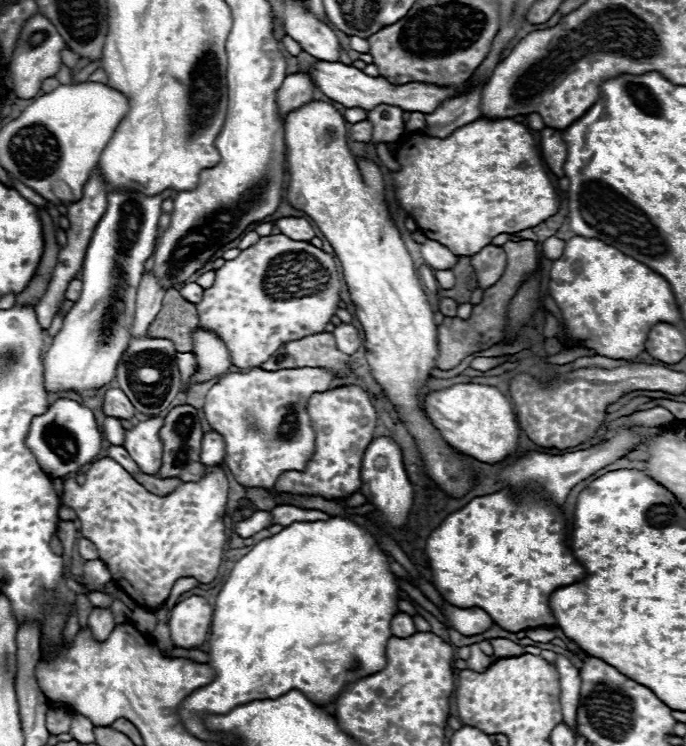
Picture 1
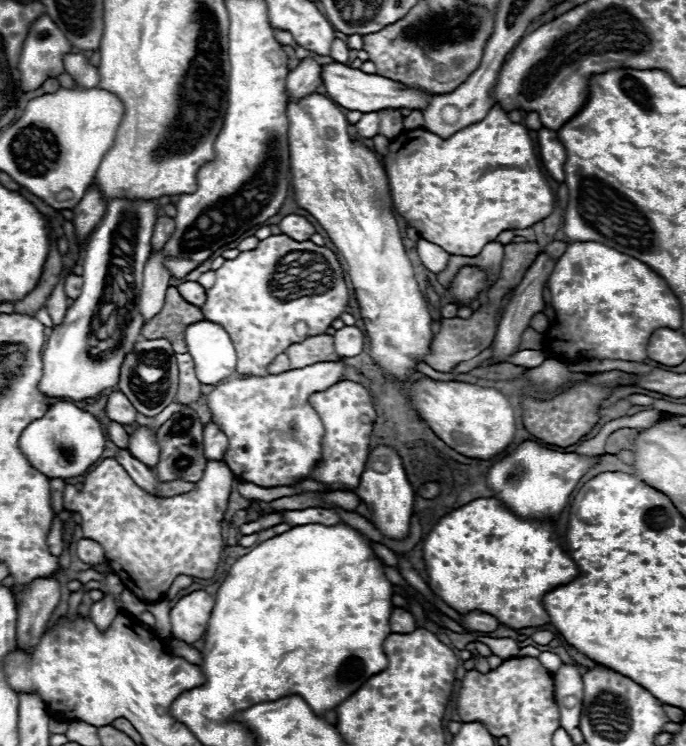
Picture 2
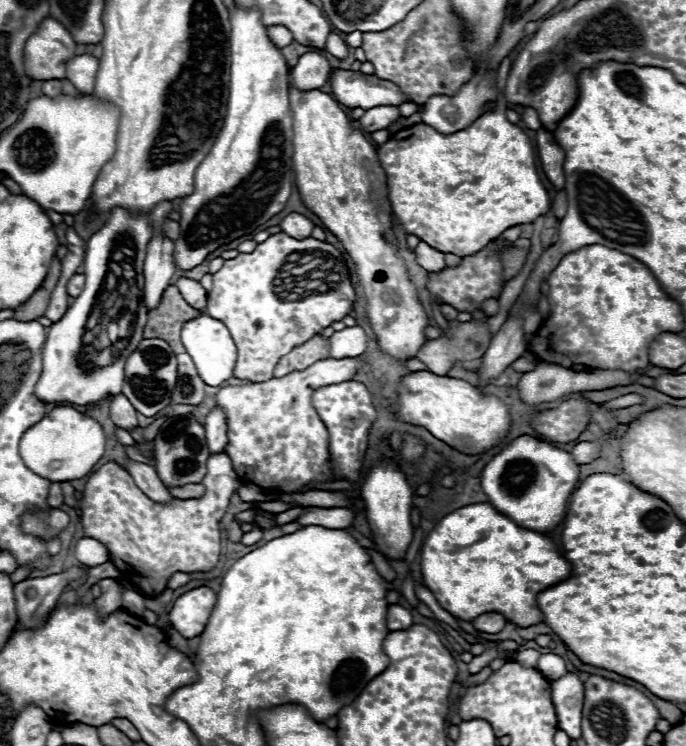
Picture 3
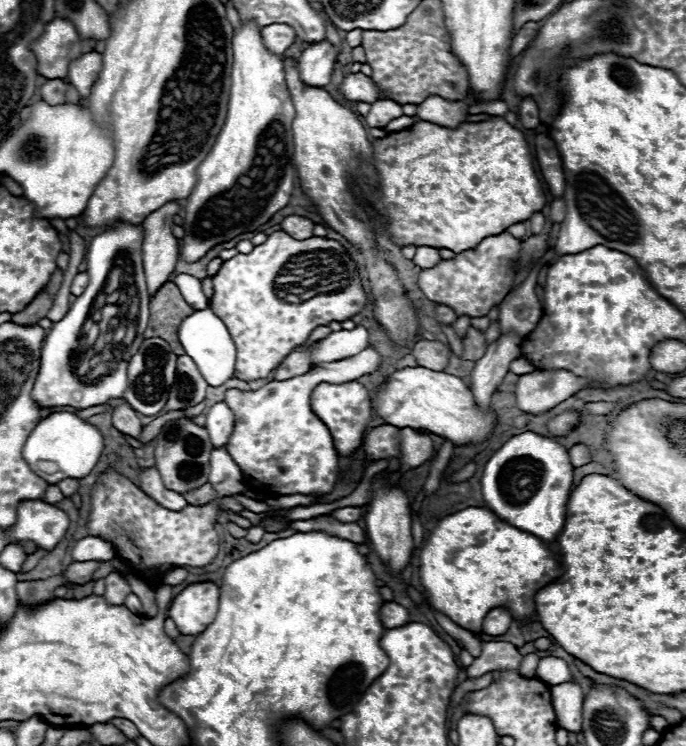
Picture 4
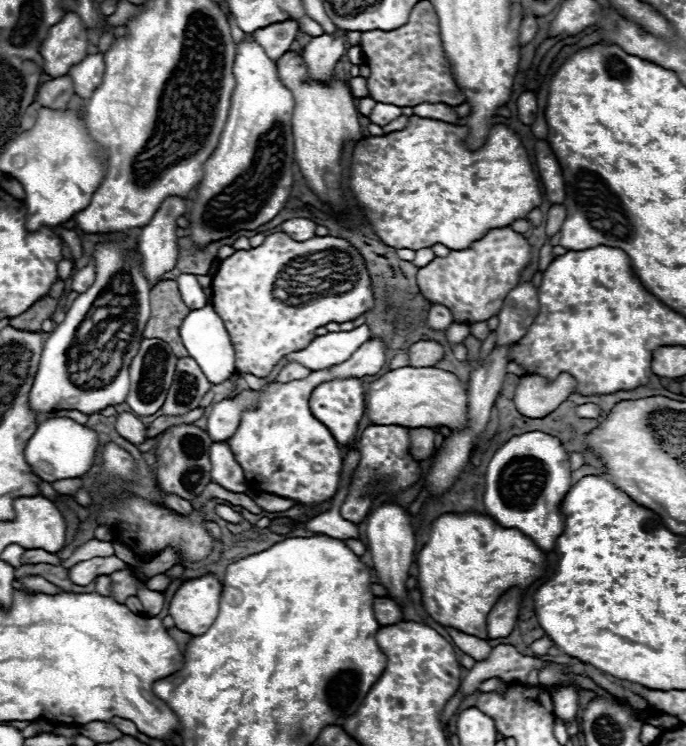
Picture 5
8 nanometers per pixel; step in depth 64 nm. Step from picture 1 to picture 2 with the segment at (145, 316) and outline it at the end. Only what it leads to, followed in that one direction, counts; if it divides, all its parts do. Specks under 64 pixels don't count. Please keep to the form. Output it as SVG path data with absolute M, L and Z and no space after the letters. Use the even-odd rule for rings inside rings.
M162 250L152 252L144 266L144 282L138 294L138 308L142 310L142 316L146 318L146 322L162 308L166 288L170 286L168 282L170 282L170 272L164 268Z

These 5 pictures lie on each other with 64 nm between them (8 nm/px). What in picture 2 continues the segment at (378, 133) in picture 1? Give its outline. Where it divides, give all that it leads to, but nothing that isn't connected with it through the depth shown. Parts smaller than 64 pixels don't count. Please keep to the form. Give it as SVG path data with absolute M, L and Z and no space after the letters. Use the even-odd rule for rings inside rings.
M386 110L382 114L382 126L380 126L380 134L384 134L386 138L394 138L396 134L400 134L404 128L402 128L402 114L400 110Z

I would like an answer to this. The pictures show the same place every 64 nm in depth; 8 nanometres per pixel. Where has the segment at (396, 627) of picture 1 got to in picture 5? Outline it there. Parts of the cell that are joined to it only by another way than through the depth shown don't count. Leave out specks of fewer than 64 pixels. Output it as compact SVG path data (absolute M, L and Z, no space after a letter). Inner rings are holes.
M374 598L374 616L378 620L378 624L382 626L390 626L390 624L398 624L402 620L402 612L400 606L390 602L390 598Z

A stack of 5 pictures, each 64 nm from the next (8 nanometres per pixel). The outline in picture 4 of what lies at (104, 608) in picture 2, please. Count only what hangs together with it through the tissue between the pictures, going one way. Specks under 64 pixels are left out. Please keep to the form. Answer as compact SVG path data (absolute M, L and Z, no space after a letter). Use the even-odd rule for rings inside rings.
M112 572L104 580L106 580L106 594L104 594L106 602L108 604L124 604L124 598L132 592L126 578L122 578L122 574L118 574L118 572Z

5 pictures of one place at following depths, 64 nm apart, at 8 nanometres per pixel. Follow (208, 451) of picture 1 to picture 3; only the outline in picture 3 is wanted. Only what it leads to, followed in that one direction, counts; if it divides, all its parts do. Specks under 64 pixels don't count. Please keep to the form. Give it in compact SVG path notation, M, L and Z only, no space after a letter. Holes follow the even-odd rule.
M212 408L210 414L206 416L206 422L204 422L204 430L206 430L206 444L210 446L210 452L216 454L216 452L224 452L228 440L226 440L226 434L228 434L228 422L226 422L226 414L222 408Z

